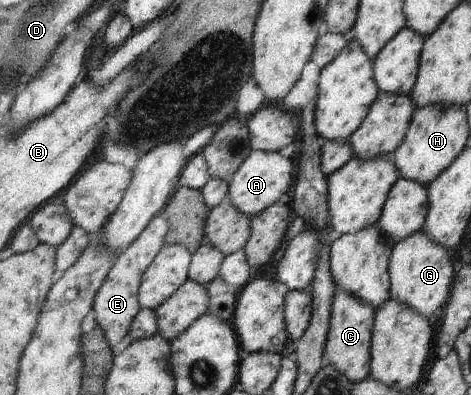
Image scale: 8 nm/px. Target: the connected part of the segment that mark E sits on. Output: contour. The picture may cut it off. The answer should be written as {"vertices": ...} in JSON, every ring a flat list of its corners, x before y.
{"vertices":[[163,213,157,215,142,232,142,235,127,249,121,252,115,261,114,267,107,275,106,282,99,289,94,298,96,319,101,328,104,328,106,337,111,346,117,346,130,334,131,327,138,314,142,311,138,294,143,275,154,262,155,257,166,245,166,236,170,231,170,221]]}

